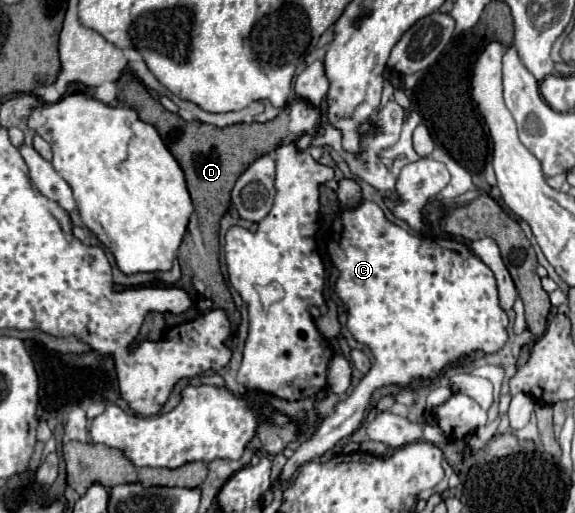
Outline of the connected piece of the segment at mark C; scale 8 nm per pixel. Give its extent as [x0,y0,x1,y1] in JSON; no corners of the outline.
[281,200,509,480]

